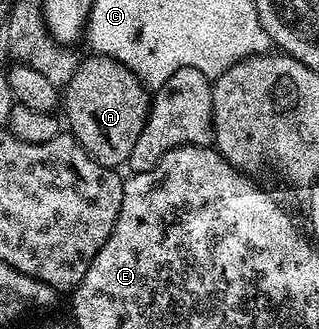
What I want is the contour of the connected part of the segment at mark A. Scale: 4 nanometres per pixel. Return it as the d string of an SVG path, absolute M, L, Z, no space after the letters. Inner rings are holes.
M91 53L88 56L88 59L84 58L80 62L79 68L75 70L73 77L67 82L61 95L61 107L62 110L67 110L67 123L71 126L68 128L70 134L75 136L75 140L98 163L115 169L126 164L133 150L133 145L137 142L137 137L141 135L142 129L145 128L152 100L149 98L149 91L143 80L136 77L126 65L115 59L110 59L108 55Z

